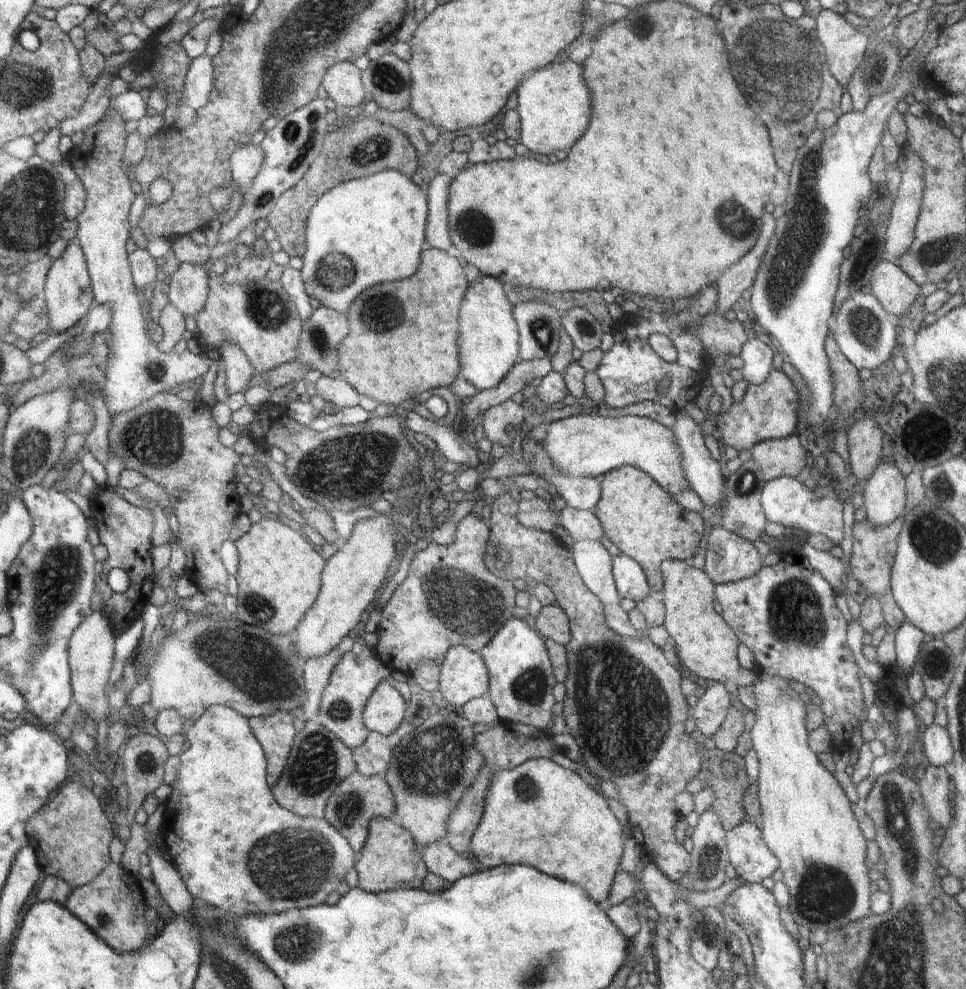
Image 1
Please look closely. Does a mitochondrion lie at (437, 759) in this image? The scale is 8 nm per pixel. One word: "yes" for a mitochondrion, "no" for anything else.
yes

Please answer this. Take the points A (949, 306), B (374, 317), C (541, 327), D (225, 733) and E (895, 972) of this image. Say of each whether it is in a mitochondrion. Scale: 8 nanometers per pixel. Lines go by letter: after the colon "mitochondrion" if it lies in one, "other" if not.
A: other
B: mitochondrion
C: mitochondrion
D: other
E: mitochondrion

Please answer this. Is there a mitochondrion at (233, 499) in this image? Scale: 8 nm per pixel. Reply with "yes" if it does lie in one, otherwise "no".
no

